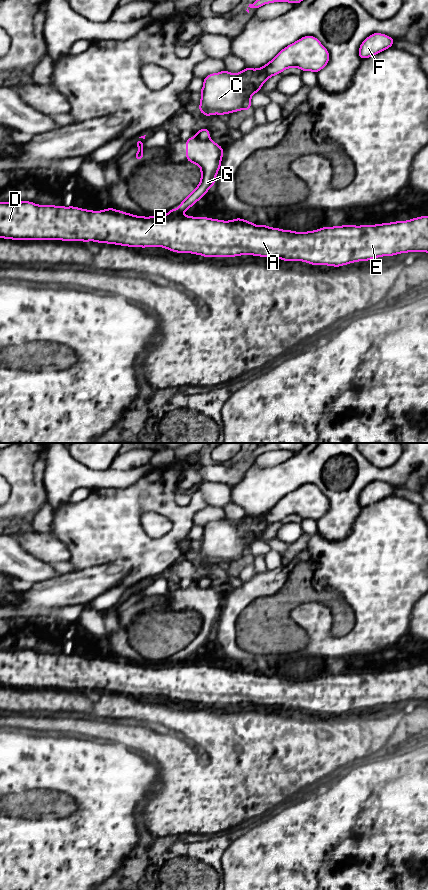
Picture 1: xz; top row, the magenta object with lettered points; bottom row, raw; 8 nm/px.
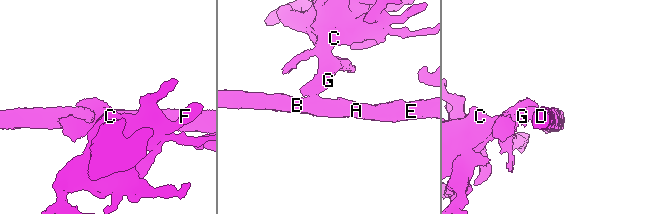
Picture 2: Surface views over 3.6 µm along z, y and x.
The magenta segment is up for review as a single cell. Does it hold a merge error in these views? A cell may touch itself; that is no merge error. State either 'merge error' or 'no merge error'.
merge error

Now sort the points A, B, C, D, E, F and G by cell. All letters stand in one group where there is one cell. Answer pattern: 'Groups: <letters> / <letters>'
Groups: A B D E / C F G

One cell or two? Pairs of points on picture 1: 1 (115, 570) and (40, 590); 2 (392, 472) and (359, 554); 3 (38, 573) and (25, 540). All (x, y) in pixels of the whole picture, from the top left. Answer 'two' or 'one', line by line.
1: one
2: two
3: two

